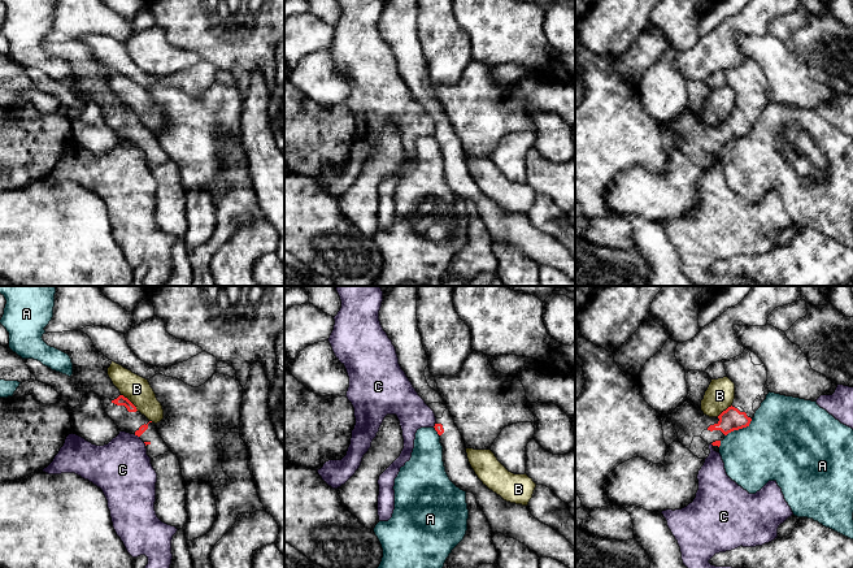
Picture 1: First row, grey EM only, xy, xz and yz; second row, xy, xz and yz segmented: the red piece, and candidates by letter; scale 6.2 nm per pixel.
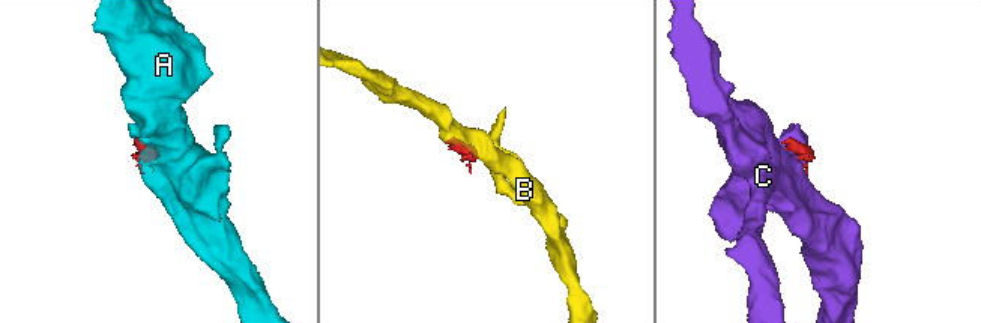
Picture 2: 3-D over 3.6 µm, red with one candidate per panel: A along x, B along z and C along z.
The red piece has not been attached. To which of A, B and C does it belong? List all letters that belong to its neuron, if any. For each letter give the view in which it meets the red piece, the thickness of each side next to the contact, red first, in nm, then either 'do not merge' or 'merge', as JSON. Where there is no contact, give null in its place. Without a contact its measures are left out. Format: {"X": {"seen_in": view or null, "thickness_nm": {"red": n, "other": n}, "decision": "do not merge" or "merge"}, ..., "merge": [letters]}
{"A": {"seen_in": "yz", "thickness_nm": {"red": 140, "other": 420}, "decision": "do not merge"}, "B": {"seen_in": "xy", "thickness_nm": {"red": 60, "other": 160}, "decision": "do not merge"}, "C": {"seen_in": "xy", "thickness_nm": {"red": 50, "other": 360}, "decision": "do not merge"}, "merge": []}

